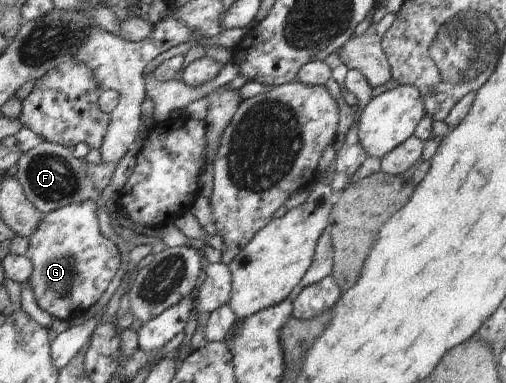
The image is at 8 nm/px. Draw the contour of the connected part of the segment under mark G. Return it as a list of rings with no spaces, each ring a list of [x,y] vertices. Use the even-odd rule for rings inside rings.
[[[93,200],[68,204],[43,215],[41,224],[28,239],[26,256],[31,261],[33,272],[27,281],[39,308],[54,319],[78,321],[103,296],[121,268],[117,246],[99,229],[97,204]]]

